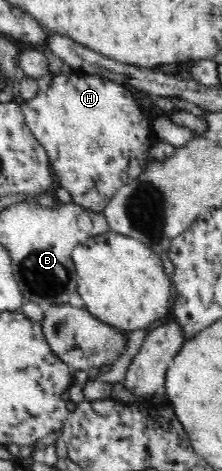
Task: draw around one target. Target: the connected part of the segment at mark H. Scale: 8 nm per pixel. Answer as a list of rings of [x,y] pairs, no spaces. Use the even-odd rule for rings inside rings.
[[[77,71],[67,72],[63,74],[49,74],[42,76],[38,79],[37,96],[31,98],[32,100],[19,101],[19,106],[23,115],[25,115],[25,122],[33,133],[33,136],[41,143],[41,146],[45,149],[49,159],[49,166],[51,167],[51,172],[57,181],[58,186],[65,188],[69,191],[72,196],[72,202],[76,205],[81,205],[86,209],[102,213],[105,205],[109,204],[109,200],[117,194],[125,186],[129,184],[130,181],[137,180],[139,176],[148,165],[148,161],[151,159],[149,150],[151,145],[151,123],[149,117],[145,116],[140,104],[136,100],[136,97],[132,95],[132,92],[125,86],[109,79],[99,77],[99,75],[89,75],[87,72],[77,73]]]

